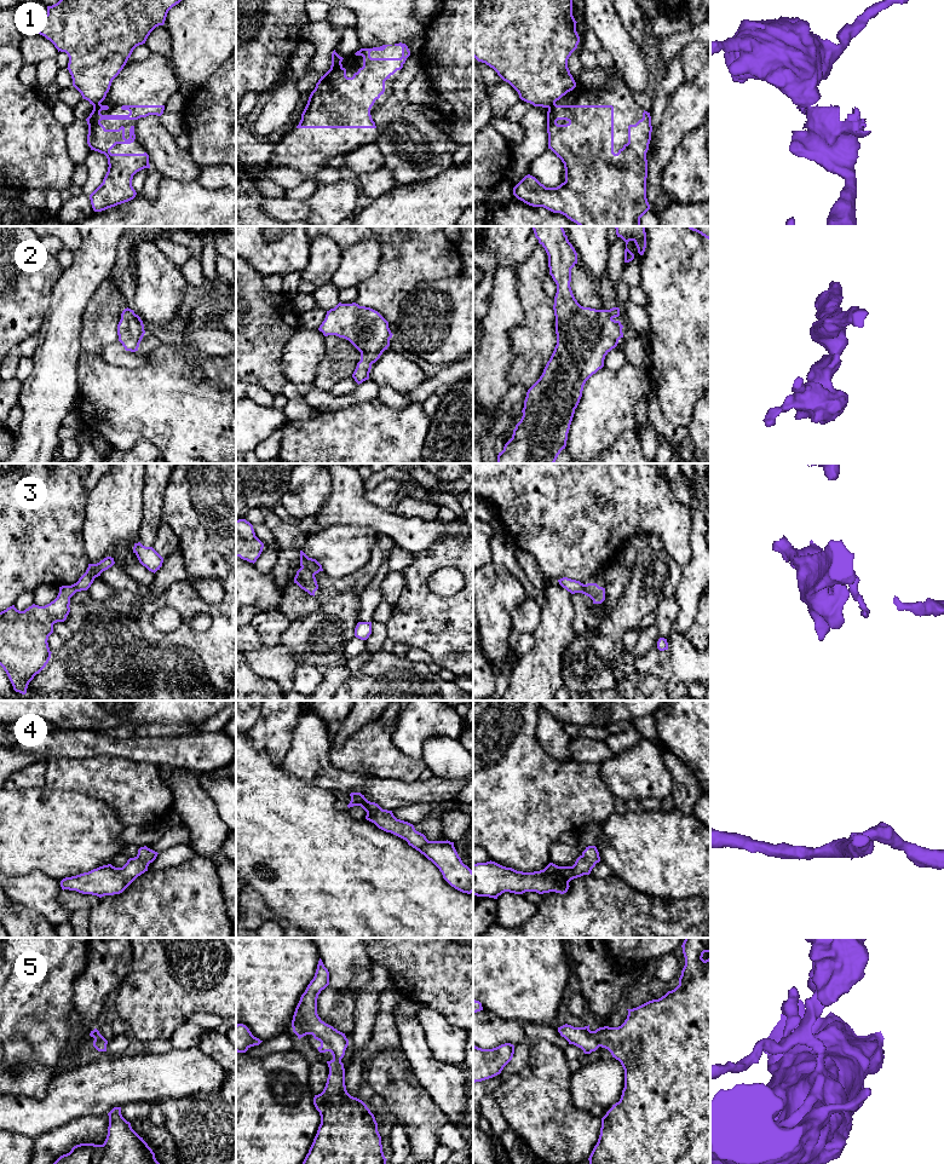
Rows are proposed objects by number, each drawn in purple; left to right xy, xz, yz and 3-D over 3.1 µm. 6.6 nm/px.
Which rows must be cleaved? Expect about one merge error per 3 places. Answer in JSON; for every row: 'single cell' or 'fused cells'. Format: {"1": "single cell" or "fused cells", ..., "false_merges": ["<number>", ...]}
{"1": "fused cells", "2": "single cell", "3": "fused cells", "4": "single cell", "5": "single cell", "false_merges": ["1", "3"]}

